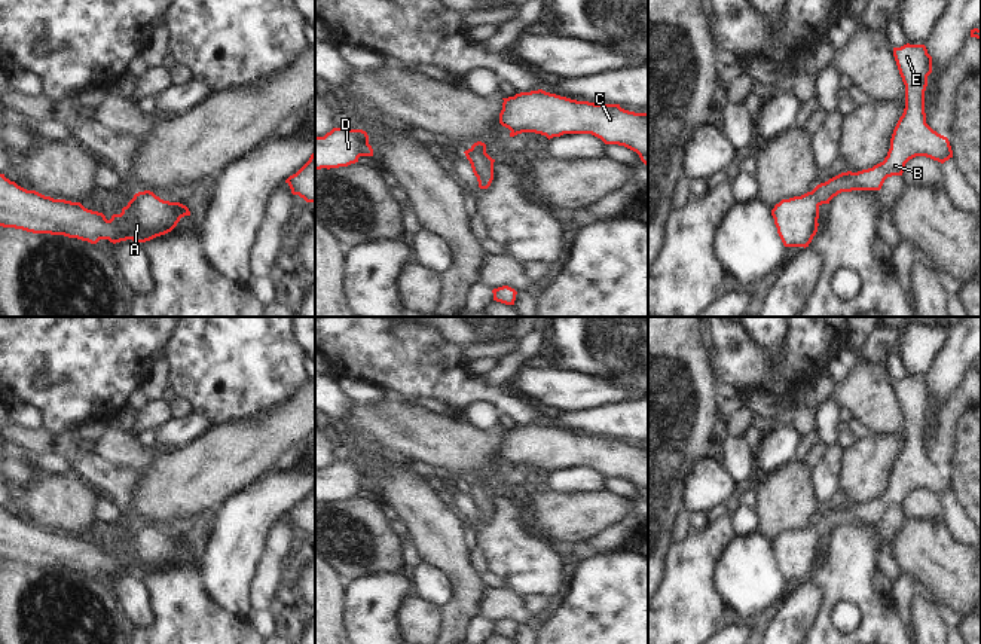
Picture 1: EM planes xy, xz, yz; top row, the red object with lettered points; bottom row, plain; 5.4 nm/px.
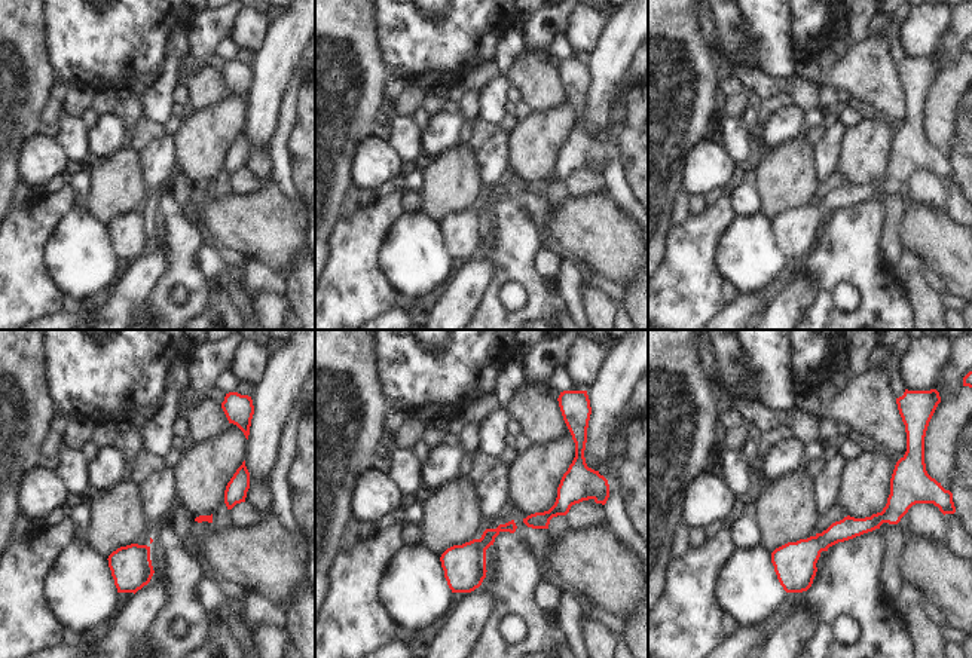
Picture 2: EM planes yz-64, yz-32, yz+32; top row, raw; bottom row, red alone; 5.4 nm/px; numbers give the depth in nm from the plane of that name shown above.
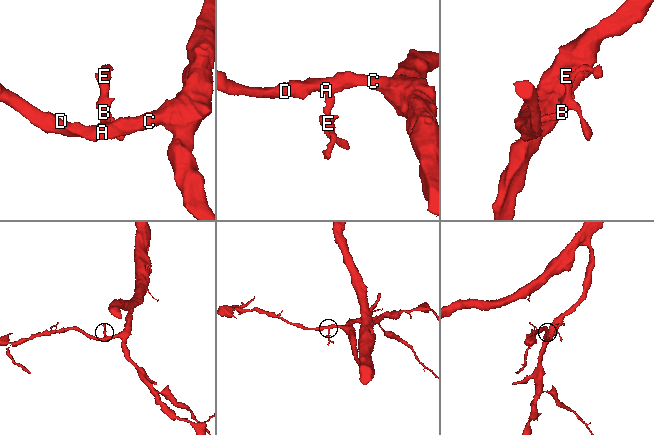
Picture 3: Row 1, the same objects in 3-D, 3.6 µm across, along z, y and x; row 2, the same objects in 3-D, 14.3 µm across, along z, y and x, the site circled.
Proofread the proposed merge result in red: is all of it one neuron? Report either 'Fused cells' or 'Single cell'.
Single cell.

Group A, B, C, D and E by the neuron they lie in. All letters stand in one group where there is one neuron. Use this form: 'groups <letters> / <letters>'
groups A B C D E

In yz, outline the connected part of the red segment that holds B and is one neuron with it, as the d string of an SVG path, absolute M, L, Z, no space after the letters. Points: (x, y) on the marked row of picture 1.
M907 43L893 48L893 57L905 85L905 109L893 129L887 156L872 168L841 173L812 192L776 204L771 216L785 247L809 247L818 232L819 207L838 193L880 190L887 177L902 176L905 164L916 156L941 164L953 158L948 138L926 123L925 91L932 73L932 57L926 46Z

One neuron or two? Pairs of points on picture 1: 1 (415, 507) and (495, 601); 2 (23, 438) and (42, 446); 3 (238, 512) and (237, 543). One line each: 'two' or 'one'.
1: two
2: one
3: one

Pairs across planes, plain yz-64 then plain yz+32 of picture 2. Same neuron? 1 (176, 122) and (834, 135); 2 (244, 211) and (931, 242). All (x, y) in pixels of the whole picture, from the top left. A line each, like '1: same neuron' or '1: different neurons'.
1: different neurons
2: same neuron

